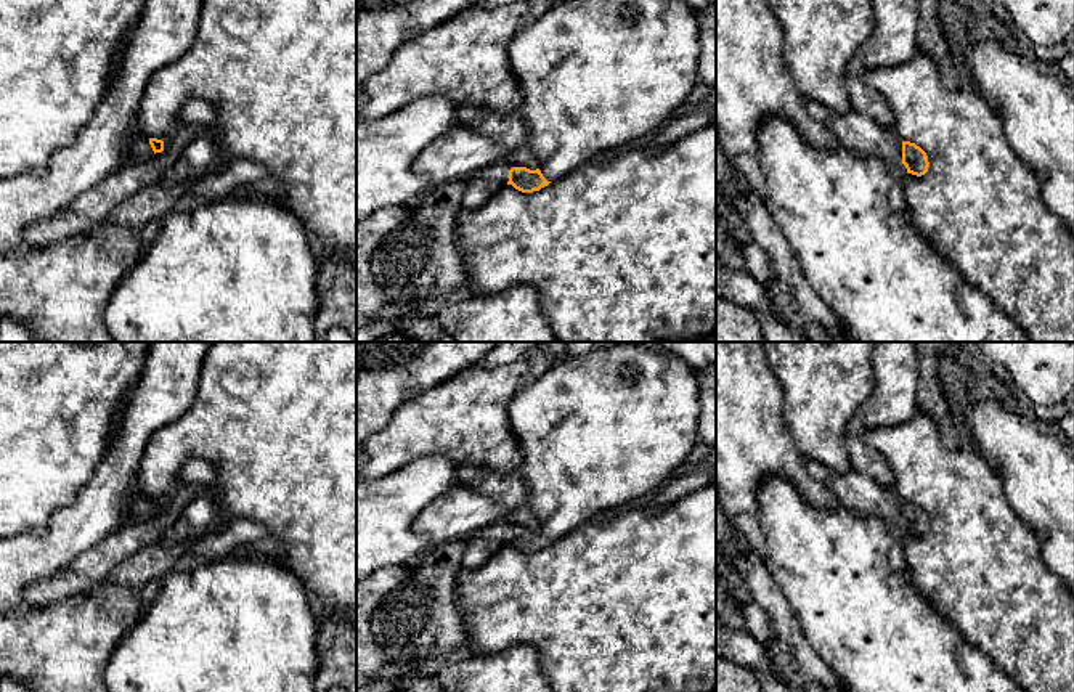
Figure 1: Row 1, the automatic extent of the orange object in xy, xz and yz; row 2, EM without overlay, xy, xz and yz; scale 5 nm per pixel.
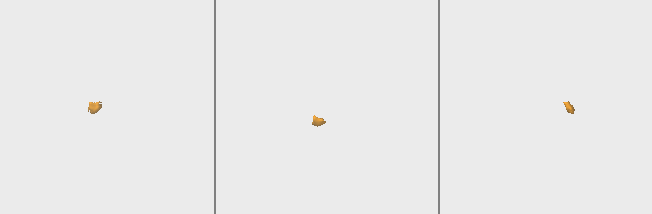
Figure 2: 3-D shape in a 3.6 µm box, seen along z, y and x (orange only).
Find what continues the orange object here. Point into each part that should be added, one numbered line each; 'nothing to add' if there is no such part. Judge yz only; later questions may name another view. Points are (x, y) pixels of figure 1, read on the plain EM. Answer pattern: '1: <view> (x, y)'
1: yz (875, 633)

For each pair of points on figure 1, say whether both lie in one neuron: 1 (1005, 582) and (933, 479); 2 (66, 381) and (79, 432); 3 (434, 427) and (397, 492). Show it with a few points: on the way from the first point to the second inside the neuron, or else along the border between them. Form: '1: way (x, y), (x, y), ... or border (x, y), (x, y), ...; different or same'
1: way (980, 556), (972, 521), (957, 504); same
2: way (66, 394), (66, 403), (77, 415), (77, 419); same
3: border (453, 461), (443, 456), (421, 456), (382, 477); different

